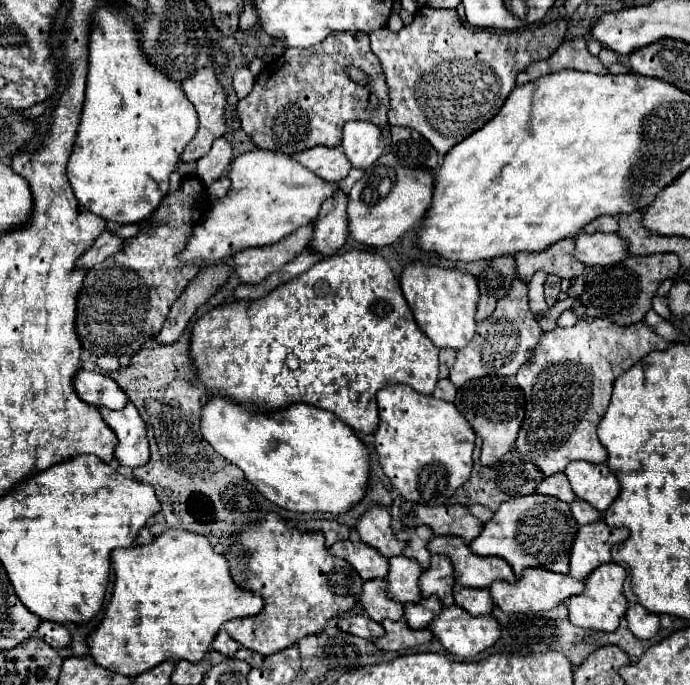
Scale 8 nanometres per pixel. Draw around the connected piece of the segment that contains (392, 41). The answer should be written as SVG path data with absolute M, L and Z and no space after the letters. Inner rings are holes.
M422 6L416 12L412 24L404 26L398 34L388 28L380 28L370 34L370 48L380 58L382 70L388 82L388 124L406 126L420 132L440 154L446 154L452 146L474 134L490 118L498 114L506 96L516 86L518 70L528 68L536 60L546 60L562 44L566 34L566 20L556 20L546 26L530 26L514 32L492 30L468 30L458 22L456 10L434 10Z

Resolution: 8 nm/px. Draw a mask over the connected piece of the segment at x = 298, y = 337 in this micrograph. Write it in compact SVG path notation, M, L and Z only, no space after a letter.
M352 250L352 252L344 252L344 254L334 254L332 258L324 258L324 260L316 262L308 272L296 276L294 280L286 282L284 286L278 286L276 290L272 290L268 296L264 296L260 300L232 302L232 304L224 304L224 306L214 308L210 314L202 316L194 324L194 330L192 330L192 336L190 336L190 360L196 366L198 378L202 380L202 384L206 386L206 392L210 396L224 396L224 398L228 398L228 400L232 400L232 402L236 402L236 404L240 404L248 410L262 412L262 414L278 412L278 410L284 410L291 404L304 402L304 404L334 412L352 430L364 432L364 434L372 434L378 428L380 418L378 418L376 392L380 388L384 388L388 384L406 384L412 386L420 394L432 395L434 386L438 382L438 348L432 346L432 342L424 336L422 330L418 330L418 324L412 318L412 312L410 312L410 308L408 308L408 304L402 296L400 284L398 284L396 276L392 274L388 262L380 254L362 252L362 250Z

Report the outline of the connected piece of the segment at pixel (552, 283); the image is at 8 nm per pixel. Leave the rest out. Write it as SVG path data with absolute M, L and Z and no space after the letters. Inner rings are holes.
M548 274L546 276L546 282L544 282L544 294L546 294L548 306L552 306L556 302L558 292L560 292L560 278L554 276L554 274Z

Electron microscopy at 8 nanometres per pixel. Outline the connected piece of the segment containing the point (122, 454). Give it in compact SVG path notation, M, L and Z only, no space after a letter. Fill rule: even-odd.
M128 402L122 410L100 408L100 414L118 438L116 460L122 466L130 466L130 468L148 464L150 448L148 448L148 438L146 438L146 424L140 418L136 406Z

